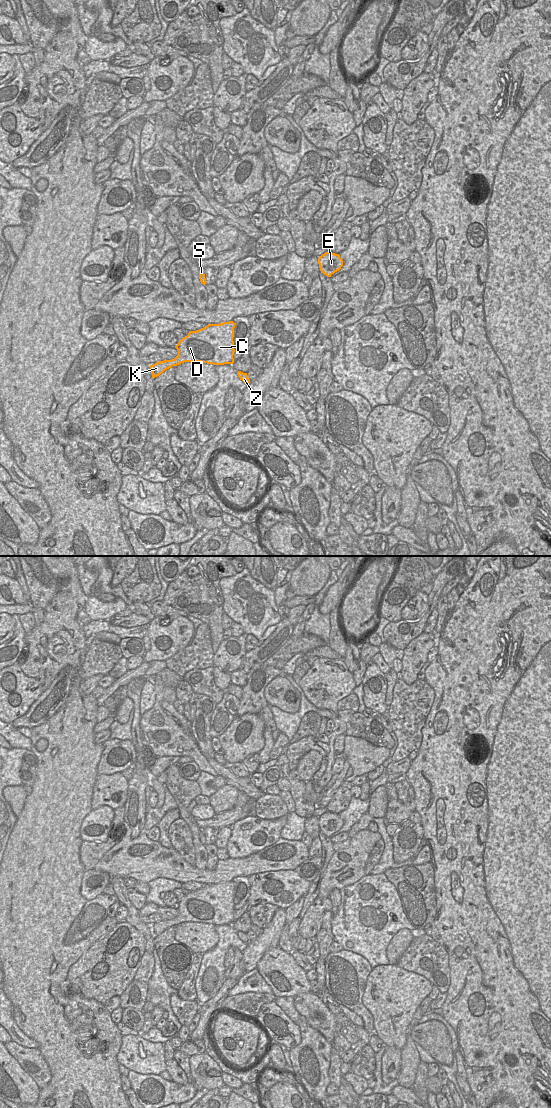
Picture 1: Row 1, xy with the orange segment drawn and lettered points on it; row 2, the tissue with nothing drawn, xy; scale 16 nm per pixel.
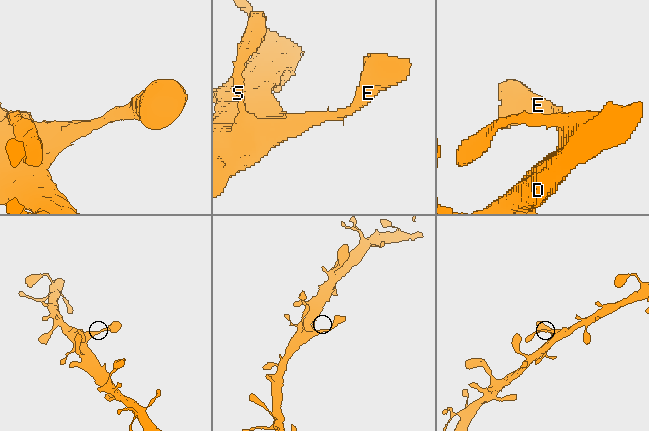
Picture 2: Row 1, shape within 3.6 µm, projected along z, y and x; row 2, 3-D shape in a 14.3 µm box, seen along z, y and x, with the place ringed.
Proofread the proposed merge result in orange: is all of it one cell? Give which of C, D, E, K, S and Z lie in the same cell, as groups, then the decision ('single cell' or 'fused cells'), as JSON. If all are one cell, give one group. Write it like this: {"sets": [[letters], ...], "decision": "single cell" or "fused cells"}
{"sets": [["C", "D", "E", "K", "S", "Z"]], "decision": "single cell"}

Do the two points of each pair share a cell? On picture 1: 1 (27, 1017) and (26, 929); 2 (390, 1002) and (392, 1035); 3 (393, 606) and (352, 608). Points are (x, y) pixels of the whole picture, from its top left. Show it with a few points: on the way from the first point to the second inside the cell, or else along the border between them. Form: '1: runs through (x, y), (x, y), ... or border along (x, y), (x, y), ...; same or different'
1: runs through (27, 995), (27, 951); same
2: runs through (392, 1010), (392, 1027); same
3: border along (388, 585), (382, 595), (378, 615); different

